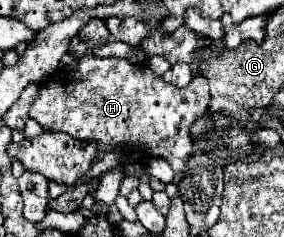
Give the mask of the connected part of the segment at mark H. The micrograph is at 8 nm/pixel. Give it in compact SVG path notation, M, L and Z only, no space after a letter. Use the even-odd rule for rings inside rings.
M88 50L74 70L56 70L42 82L38 96L34 98L28 116L36 120L44 130L66 132L76 140L96 140L98 156L96 162L110 150L120 150L124 154L124 162L132 164L138 160L164 158L176 172L182 172L188 158L194 154L190 142L190 126L198 114L204 114L210 102L208 82L204 76L196 76L190 86L178 88L174 84L164 82L154 76L154 72L146 64L132 64L124 58L98 58L92 50Z

